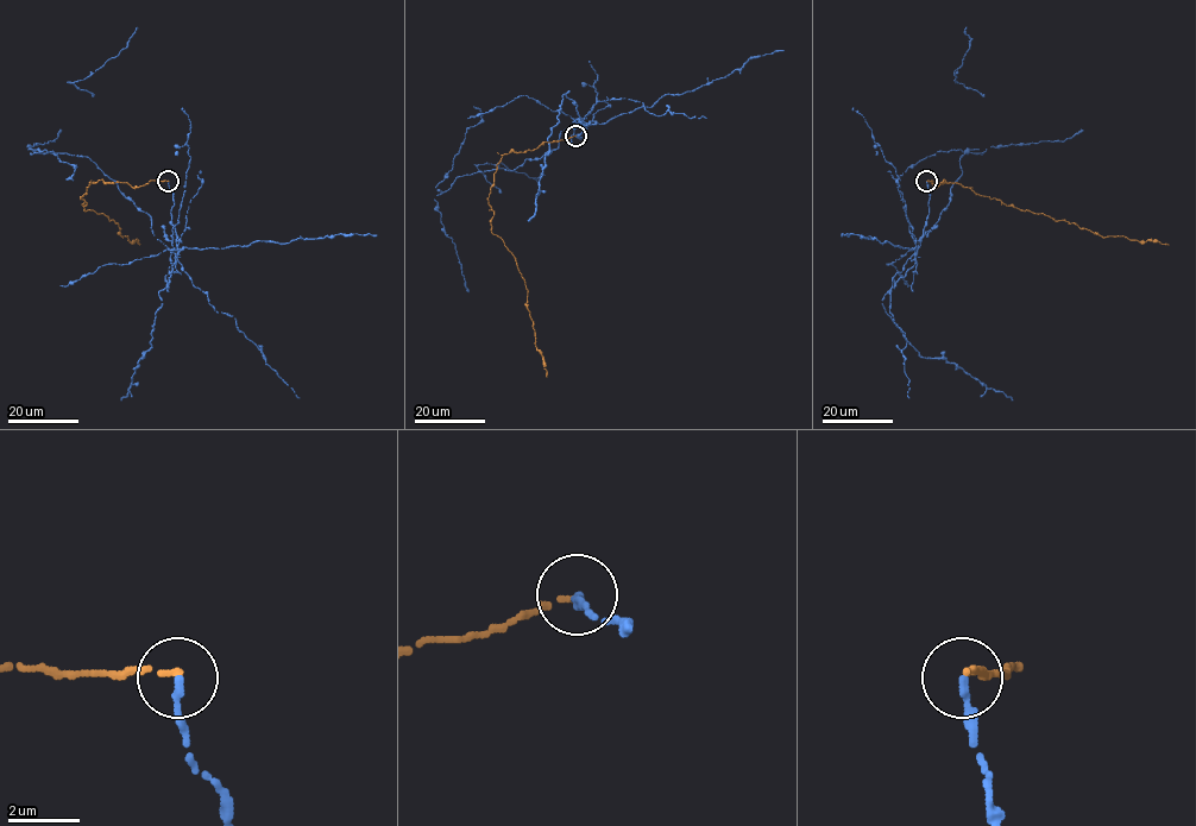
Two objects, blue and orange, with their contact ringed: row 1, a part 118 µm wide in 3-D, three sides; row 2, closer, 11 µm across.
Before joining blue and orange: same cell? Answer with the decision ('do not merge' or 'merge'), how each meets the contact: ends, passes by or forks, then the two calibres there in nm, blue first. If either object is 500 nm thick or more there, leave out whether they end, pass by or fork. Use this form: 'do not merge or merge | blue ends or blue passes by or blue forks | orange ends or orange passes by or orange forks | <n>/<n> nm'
do not merge | blue ends | orange ends | 240/170 nm

